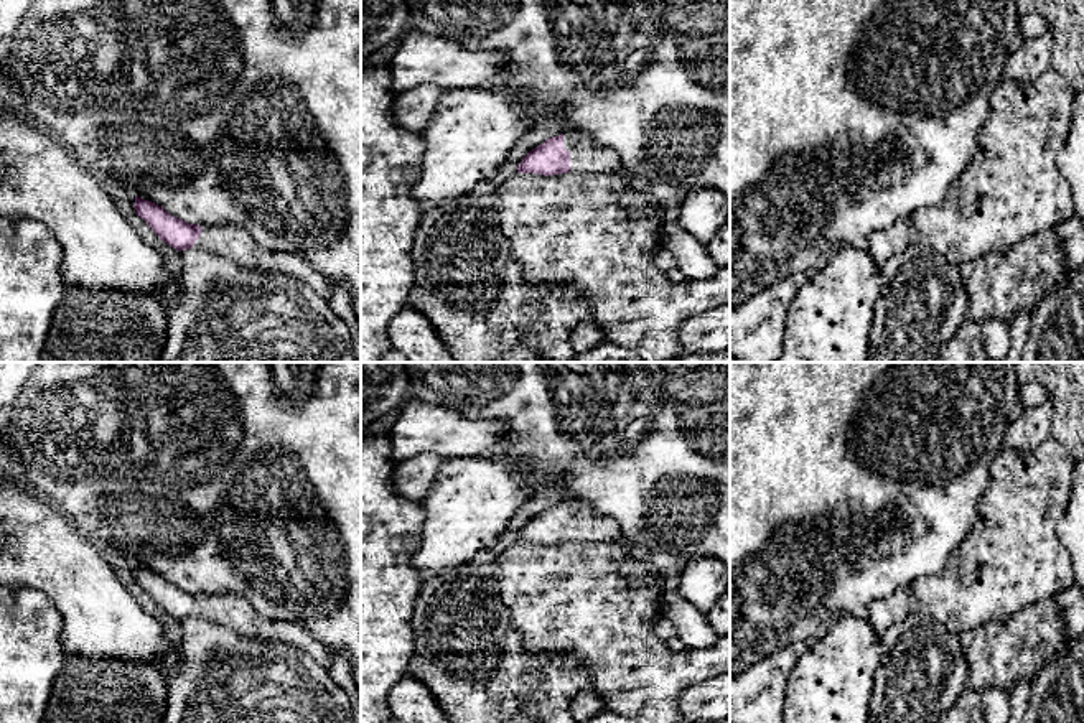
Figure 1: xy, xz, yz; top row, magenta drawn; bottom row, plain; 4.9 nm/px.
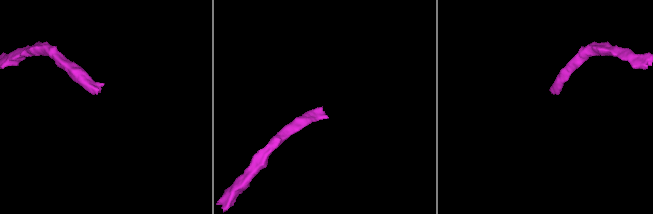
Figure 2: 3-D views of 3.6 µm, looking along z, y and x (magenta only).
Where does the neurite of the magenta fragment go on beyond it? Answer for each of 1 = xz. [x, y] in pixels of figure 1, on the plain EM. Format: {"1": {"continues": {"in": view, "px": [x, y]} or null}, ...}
{"1": {"continues": {"in": "xz", "px": [587, 526]}}}

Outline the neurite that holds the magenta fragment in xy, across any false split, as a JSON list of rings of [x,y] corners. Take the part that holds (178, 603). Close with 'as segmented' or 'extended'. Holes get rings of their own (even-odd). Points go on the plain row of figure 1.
[[[135,565],[135,581],[170,616],[201,618],[249,639],[282,642],[329,669],[329,651],[303,626],[259,614],[247,599],[234,595],[198,595],[168,583],[161,575]]]; extended

